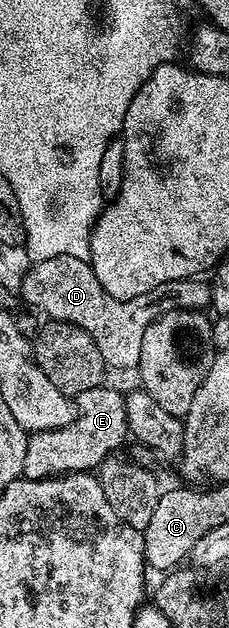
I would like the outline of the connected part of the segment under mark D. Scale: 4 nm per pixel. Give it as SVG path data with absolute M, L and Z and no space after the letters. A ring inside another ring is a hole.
M59 256L35 261L28 269L18 292L25 305L37 308L32 309L37 313L45 312L49 321L70 322L86 330L86 334L94 338L98 350L102 350L102 358L109 369L136 370L140 367L142 340L155 320L165 312L175 312L177 308L184 308L187 312L199 312L211 305L211 287L202 281L200 278L175 280L158 286L155 292L147 296L119 300L110 298L110 294L102 290L102 282L98 282L88 260Z

